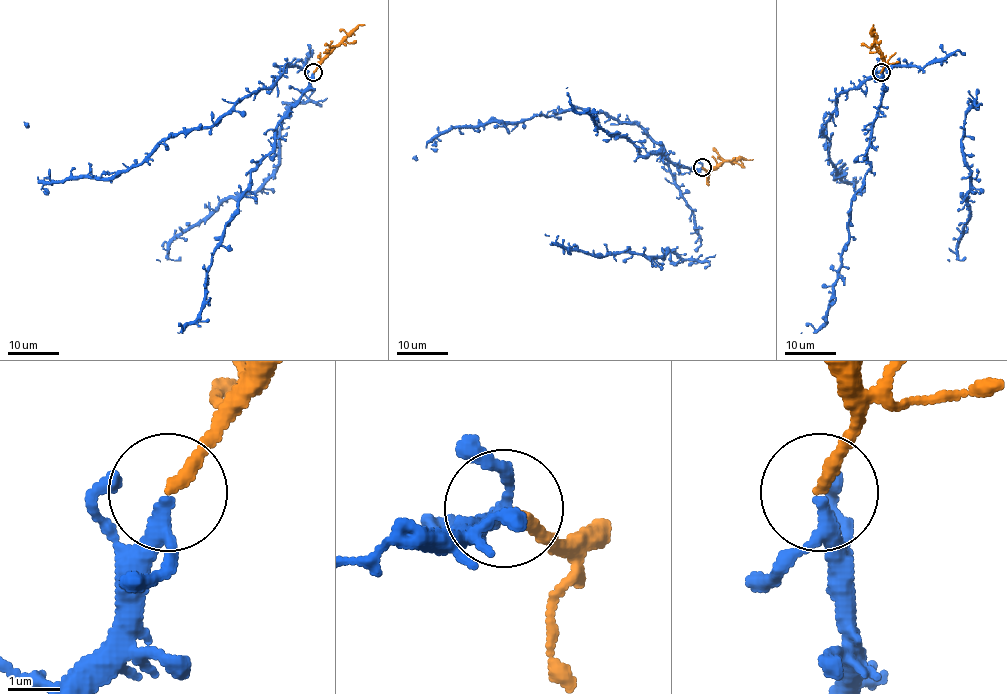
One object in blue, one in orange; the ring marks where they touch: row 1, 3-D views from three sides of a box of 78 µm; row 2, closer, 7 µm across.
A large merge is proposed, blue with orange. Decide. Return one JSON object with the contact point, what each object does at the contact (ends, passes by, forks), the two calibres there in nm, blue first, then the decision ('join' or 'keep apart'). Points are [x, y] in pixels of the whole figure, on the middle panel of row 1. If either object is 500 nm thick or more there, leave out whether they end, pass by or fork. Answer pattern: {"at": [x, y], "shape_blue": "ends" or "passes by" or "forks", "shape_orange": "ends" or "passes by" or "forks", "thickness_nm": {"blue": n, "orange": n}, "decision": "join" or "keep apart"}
{"at": [702, 167], "shape_blue": "passes by", "shape_orange": "ends", "thickness_nm": {"blue": 240, "orange": 240}, "decision": "join"}

